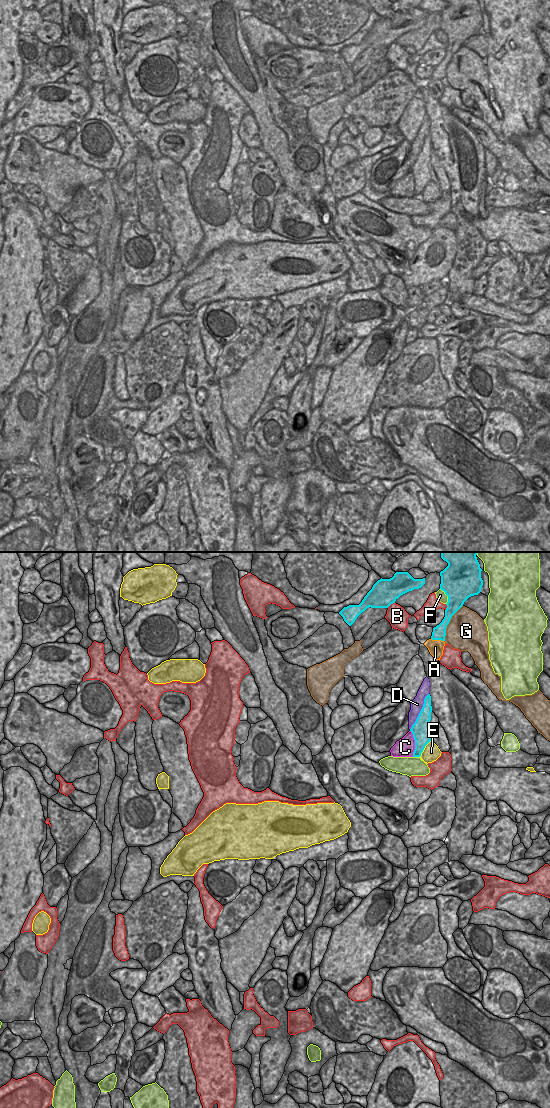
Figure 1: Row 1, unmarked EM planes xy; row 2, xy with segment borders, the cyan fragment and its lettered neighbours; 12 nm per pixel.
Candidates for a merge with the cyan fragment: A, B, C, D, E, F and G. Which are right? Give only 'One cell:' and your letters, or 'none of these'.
One cell: none of these

